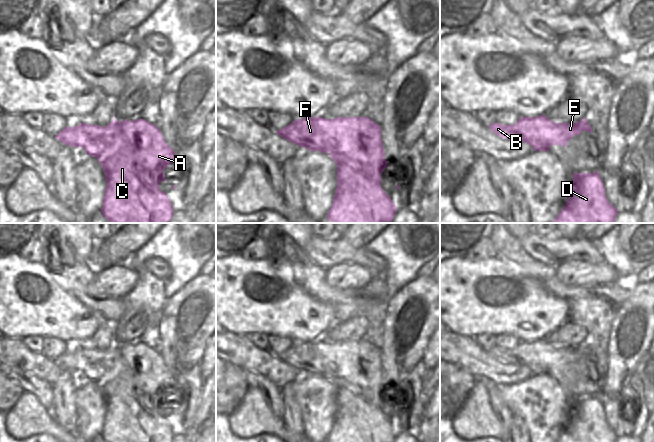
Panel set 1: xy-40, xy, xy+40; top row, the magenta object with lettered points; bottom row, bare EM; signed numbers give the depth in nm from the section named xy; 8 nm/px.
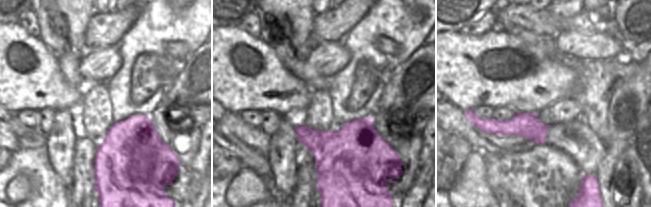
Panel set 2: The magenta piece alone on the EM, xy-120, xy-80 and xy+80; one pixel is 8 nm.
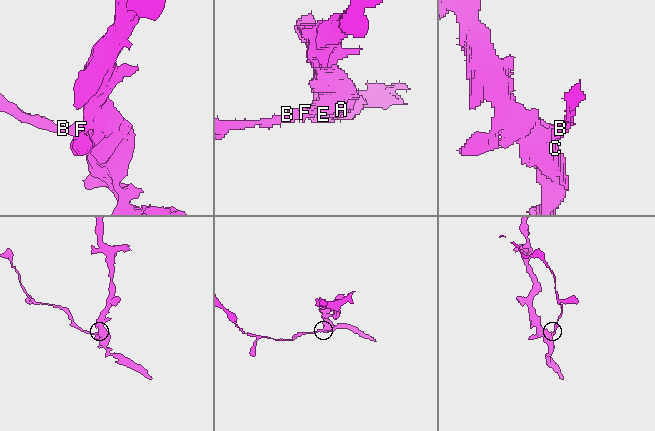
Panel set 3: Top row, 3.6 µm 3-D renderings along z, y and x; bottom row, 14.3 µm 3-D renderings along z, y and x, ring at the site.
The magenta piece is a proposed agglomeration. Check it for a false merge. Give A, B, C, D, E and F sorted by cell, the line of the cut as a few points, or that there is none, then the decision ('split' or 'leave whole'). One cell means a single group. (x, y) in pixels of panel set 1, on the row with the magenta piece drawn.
A C D / B E F | xy (359, 117), (351, 135), (361, 155), (333, 159) | split

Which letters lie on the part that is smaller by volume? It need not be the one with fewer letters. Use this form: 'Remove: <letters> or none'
Remove: B, E, F

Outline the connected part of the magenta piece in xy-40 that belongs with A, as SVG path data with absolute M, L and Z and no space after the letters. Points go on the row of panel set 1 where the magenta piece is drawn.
M138 119L123 136L123 141L113 144L113 156L98 158L103 168L107 186L101 212L111 223L169 223L173 216L173 206L167 194L159 190L159 182L165 182L164 169L170 163L177 163L174 150L165 142L161 131L145 119Z

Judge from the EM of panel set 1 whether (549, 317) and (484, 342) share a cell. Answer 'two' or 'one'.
two

